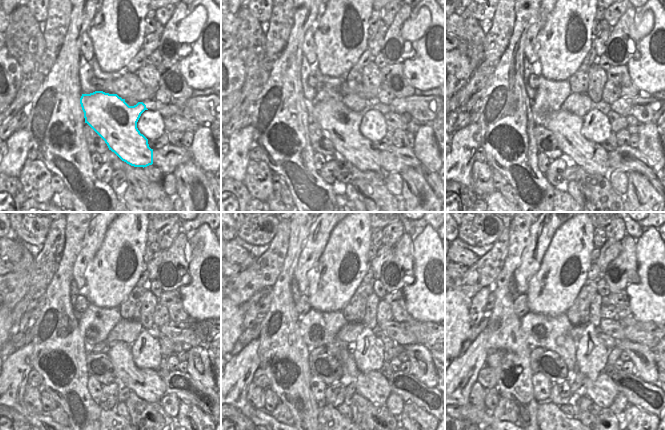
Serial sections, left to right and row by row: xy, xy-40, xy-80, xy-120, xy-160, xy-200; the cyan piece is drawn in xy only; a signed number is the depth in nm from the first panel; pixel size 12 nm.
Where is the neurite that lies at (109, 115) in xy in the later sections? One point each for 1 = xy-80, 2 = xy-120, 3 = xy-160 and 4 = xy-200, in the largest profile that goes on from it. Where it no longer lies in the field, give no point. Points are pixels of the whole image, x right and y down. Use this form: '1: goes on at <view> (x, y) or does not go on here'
1: goes on at xy-80 (592, 157)
2: goes on at xy-120 (146, 383)
3: goes on at xy-160 (372, 385)
4: goes on at xy-200 (602, 391)

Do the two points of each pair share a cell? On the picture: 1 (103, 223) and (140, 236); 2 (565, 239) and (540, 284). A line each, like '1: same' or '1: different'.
1: different
2: same

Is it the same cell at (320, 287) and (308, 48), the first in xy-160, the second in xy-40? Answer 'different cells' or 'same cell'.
different cells

